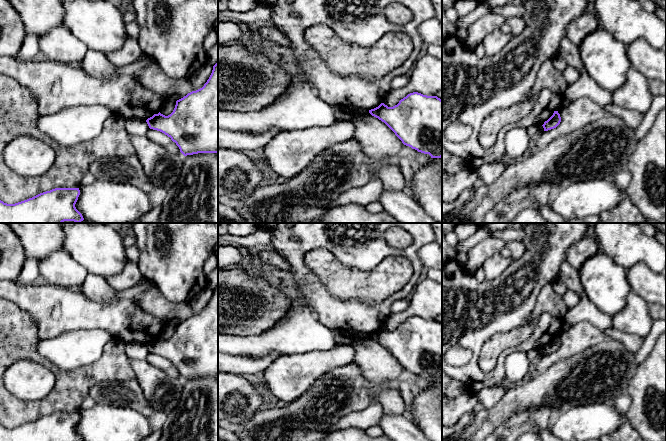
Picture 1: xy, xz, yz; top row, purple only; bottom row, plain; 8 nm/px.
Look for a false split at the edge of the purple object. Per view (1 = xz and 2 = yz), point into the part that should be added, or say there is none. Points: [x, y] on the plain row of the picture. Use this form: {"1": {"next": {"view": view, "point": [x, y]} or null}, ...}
{"1": {"next": null}, "2": {"next": null}}

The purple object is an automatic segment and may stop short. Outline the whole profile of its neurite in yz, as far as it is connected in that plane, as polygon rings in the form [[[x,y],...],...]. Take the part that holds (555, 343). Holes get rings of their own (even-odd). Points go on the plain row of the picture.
[[[554,335],[553,339],[547,345],[545,345],[542,350],[544,352],[544,355],[548,355],[556,352],[560,348],[560,346],[560,338],[558,337],[558,335]]]

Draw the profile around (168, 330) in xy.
[[[166,323],[165,326],[160,331],[160,337],[165,340],[170,339],[173,336],[175,329],[176,329],[176,324]]]

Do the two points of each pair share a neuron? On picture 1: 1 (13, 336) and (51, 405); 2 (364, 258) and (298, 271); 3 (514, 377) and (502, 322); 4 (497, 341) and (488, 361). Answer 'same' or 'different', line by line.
1: same
2: same
3: different
4: same

